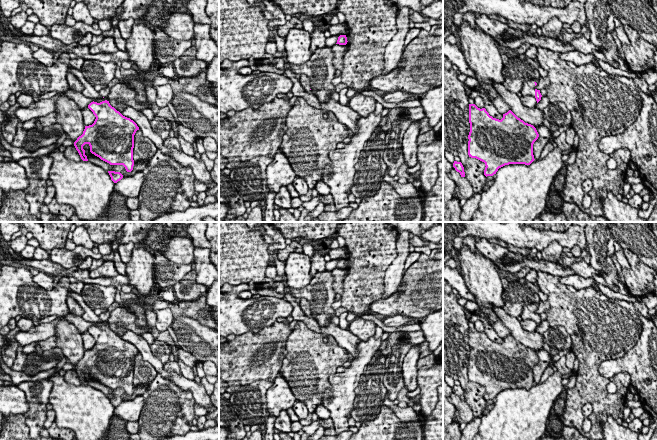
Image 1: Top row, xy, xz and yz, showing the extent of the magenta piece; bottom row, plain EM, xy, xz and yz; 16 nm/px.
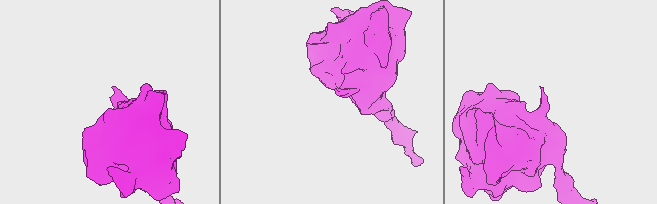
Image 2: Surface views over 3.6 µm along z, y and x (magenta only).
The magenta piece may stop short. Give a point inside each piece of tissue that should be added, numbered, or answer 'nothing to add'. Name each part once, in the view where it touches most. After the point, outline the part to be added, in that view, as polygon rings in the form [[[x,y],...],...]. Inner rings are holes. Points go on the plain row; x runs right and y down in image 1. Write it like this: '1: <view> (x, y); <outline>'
1: yz (528, 312); [[[533,301],[528,302],[522,311],[522,314],[520,315],[522,317],[522,320],[524,319],[531,319],[535,321],[535,308],[538,306],[537,303],[534,303]]]

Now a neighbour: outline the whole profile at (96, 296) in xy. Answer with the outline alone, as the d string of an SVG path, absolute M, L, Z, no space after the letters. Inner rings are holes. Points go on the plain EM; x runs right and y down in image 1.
M85 284L80 295L92 309L108 309L115 302L116 287L100 284Z

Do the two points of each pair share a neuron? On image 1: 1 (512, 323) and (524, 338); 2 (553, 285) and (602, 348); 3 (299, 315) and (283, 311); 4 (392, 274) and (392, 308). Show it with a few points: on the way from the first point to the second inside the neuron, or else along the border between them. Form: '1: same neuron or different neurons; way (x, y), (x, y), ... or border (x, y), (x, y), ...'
1: same neuron; way (514, 327), (520, 334)
2: same neuron; way (564, 305), (573, 327), (573, 334), (582, 344)
3: different neurons; border (284, 298), (292, 306), (291, 314)
4: different neurons; border (395, 291), (389, 296), (380, 299)

